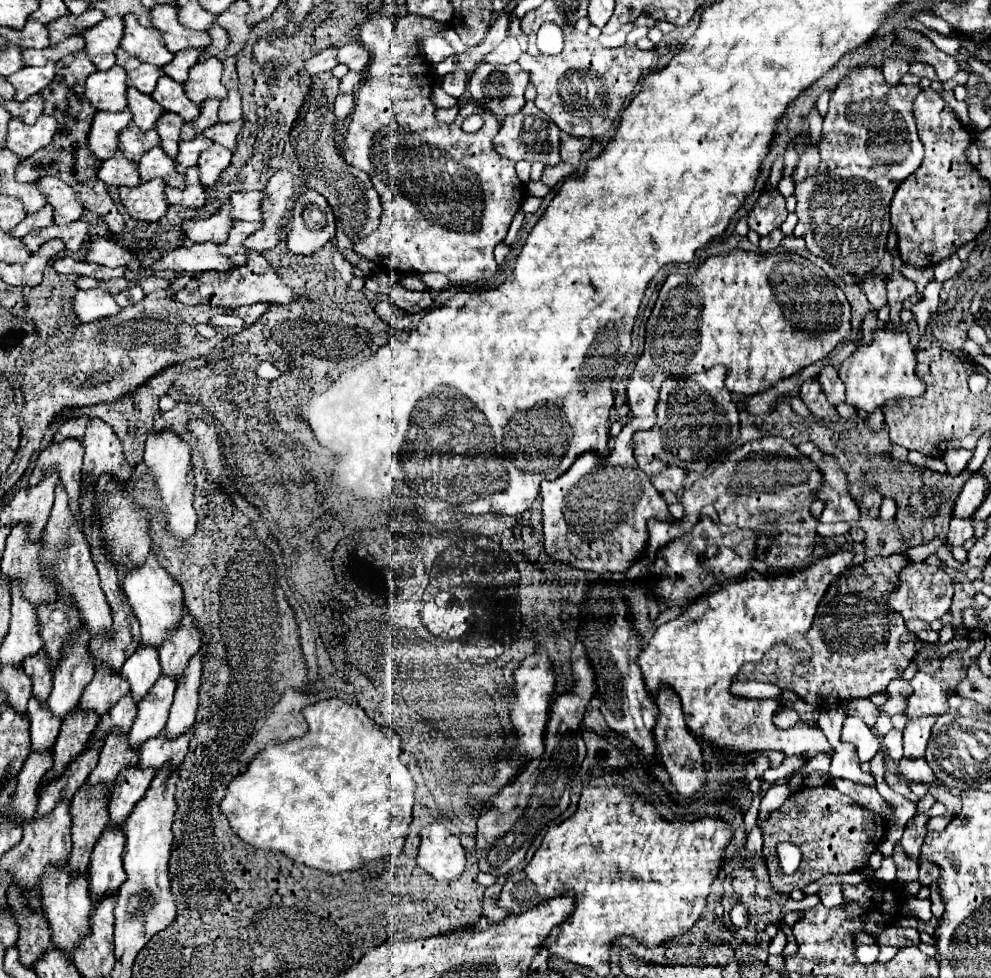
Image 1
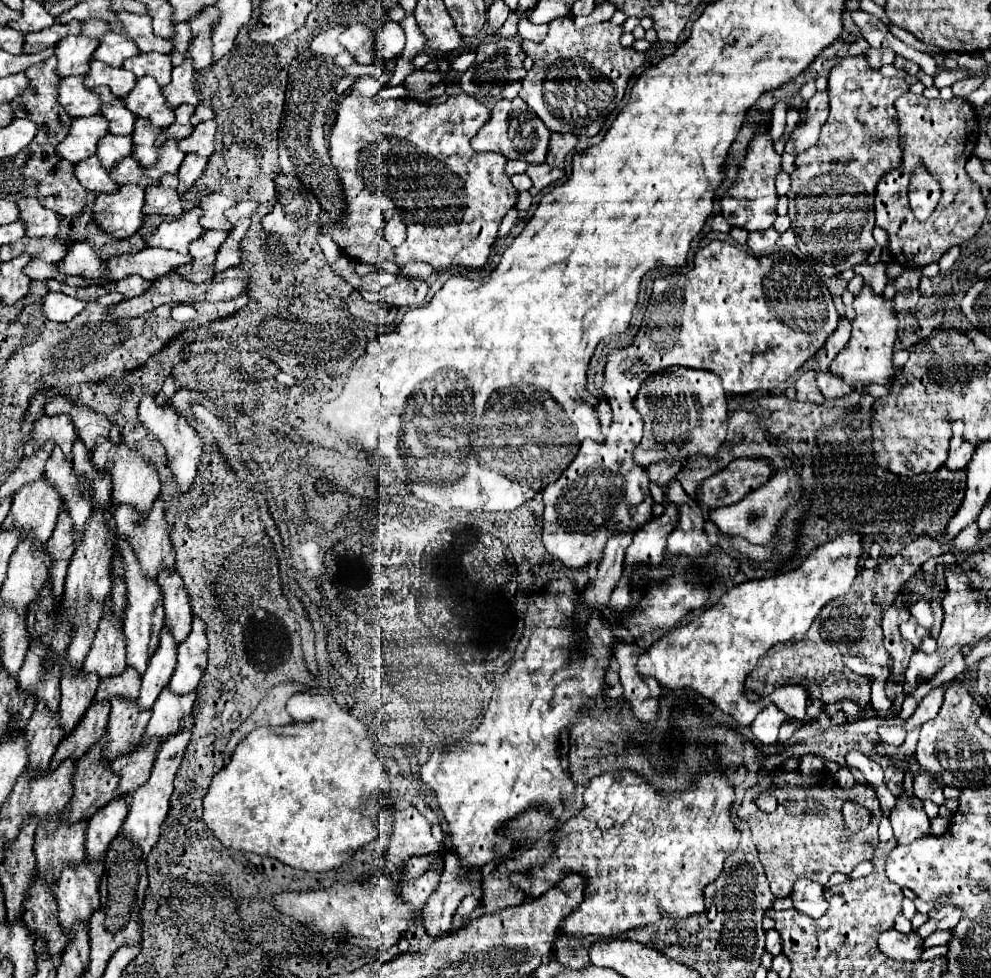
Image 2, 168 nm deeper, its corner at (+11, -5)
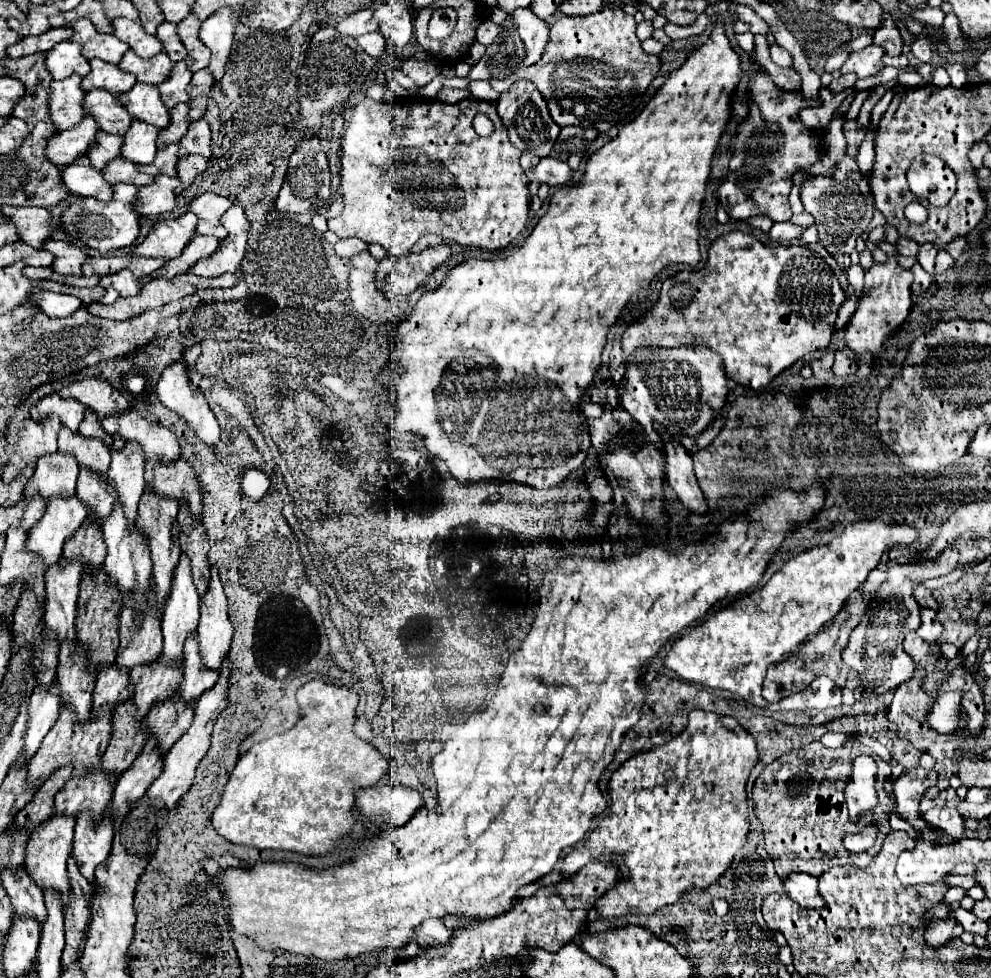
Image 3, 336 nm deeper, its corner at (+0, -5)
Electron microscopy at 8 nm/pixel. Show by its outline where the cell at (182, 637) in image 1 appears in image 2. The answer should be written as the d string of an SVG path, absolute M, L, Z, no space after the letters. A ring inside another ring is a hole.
M175 569L161 571L157 577L161 589L163 589L163 601L165 601L165 625L171 627L173 637L177 643L185 641L185 637L191 631L191 599L183 585L181 575Z

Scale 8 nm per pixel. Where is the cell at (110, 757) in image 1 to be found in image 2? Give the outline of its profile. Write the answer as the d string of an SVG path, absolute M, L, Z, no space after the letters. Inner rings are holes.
M111 697L111 715L109 715L109 723L107 723L107 745L105 745L105 759L113 761L117 755L125 755L129 751L133 751L137 747L137 743L141 741L141 735L145 731L145 725L151 717L151 709L141 709L139 707L139 699L123 699L123 697Z

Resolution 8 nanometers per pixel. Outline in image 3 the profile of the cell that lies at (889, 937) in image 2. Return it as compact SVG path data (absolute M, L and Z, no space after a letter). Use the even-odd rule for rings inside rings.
M930 921L928 923L928 929L924 933L924 939L926 939L926 945L928 947L942 947L946 945L950 939L954 937L960 937L962 935L962 927L954 921Z

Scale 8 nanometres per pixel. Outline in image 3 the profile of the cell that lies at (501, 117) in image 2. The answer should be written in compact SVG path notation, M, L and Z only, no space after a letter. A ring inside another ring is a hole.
M524 81L522 85L524 85L524 89L518 95L514 95L512 89L508 93L500 95L498 115L504 123L504 127L508 129L512 145L516 145L520 151L528 151L528 153L534 153L538 157L548 157L548 153L552 153L552 147L558 139L560 127L552 121L548 107L546 107L546 101L540 95L540 91L530 81Z

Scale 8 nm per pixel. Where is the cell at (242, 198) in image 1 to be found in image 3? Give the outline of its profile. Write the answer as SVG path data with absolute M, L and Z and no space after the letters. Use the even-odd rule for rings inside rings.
M204 193L192 201L190 211L198 215L198 233L202 235L216 235L224 239L228 233L220 223L222 215L232 207L232 201L214 193Z

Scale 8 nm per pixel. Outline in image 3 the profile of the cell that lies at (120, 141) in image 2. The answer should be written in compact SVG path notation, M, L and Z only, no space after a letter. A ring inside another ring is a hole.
M104 131L98 133L94 147L88 151L92 167L102 171L106 167L106 163L110 163L112 159L120 157L122 145L124 145L122 135L112 135L112 133L104 133Z

